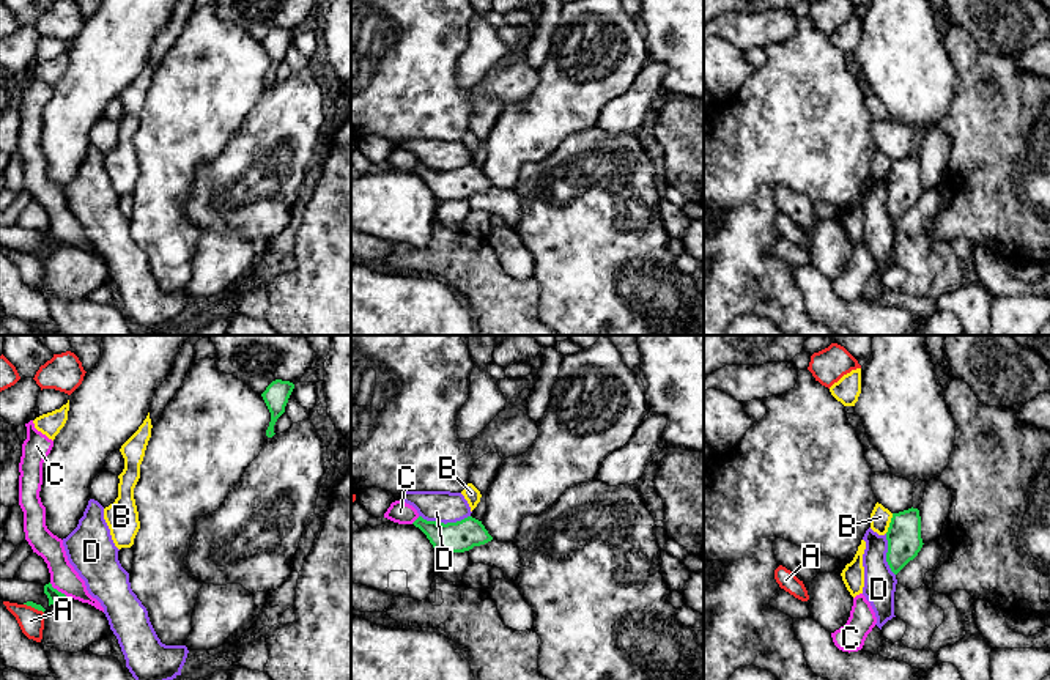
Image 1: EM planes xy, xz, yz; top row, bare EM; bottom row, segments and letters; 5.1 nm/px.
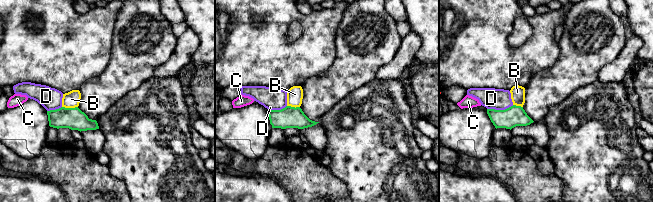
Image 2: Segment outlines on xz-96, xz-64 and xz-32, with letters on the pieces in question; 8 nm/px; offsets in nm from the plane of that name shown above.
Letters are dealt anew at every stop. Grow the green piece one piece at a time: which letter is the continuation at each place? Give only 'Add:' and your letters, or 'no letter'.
Add: no letter

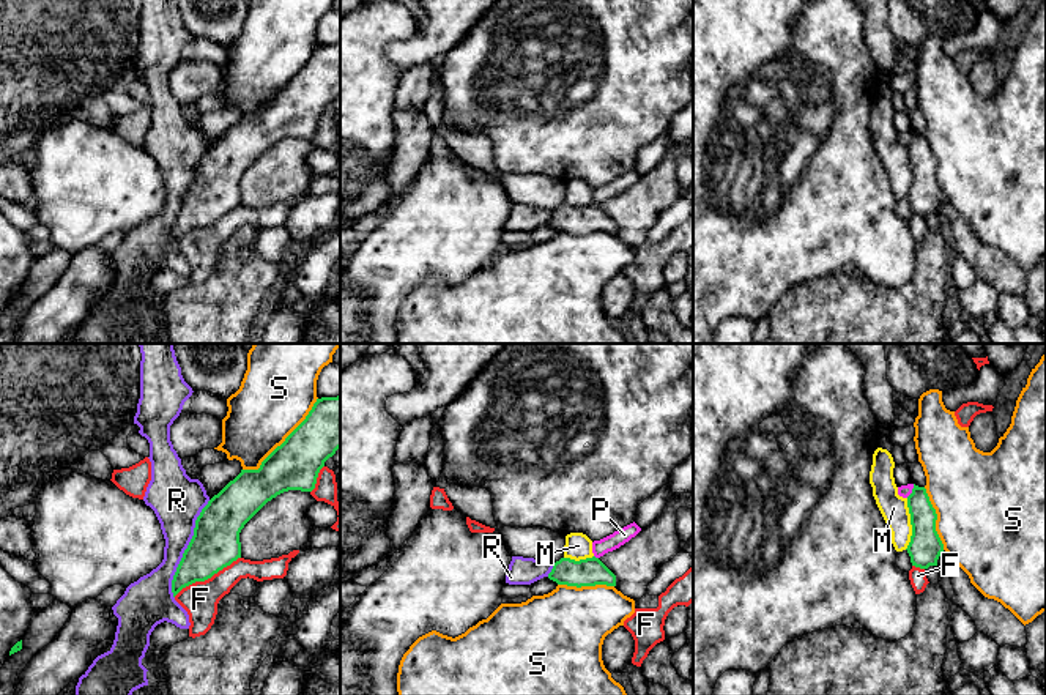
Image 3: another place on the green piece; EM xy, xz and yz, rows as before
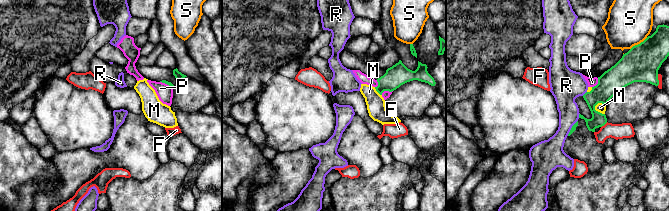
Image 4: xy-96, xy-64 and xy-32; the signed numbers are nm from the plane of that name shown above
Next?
Add: no letter

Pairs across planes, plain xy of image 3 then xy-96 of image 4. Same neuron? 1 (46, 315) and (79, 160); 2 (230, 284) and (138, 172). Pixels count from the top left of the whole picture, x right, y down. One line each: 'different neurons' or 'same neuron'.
1: same neuron
2: different neurons

